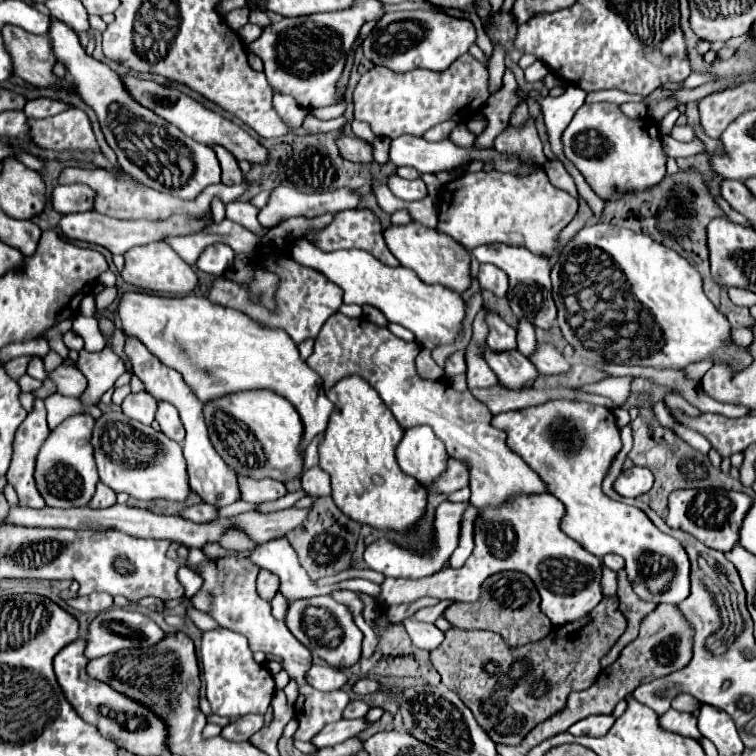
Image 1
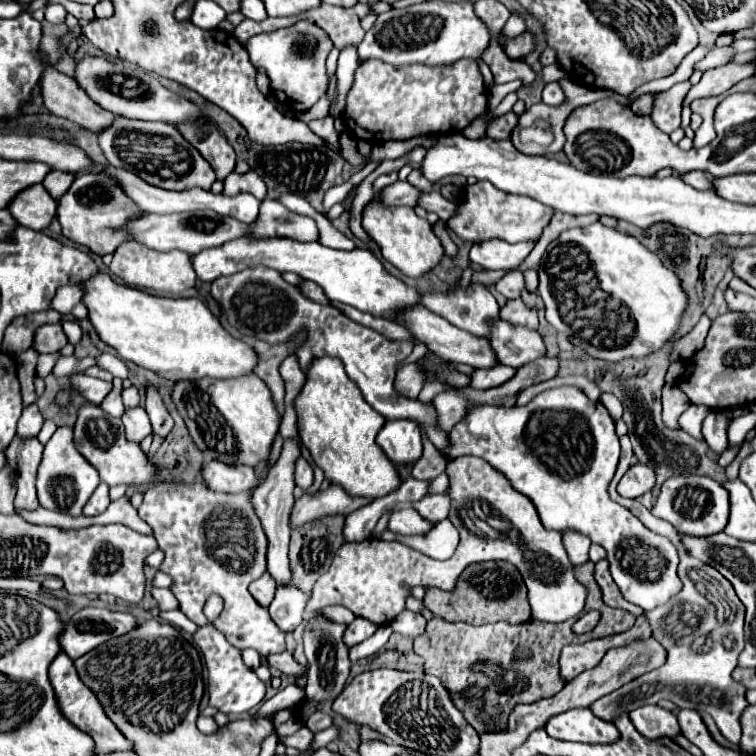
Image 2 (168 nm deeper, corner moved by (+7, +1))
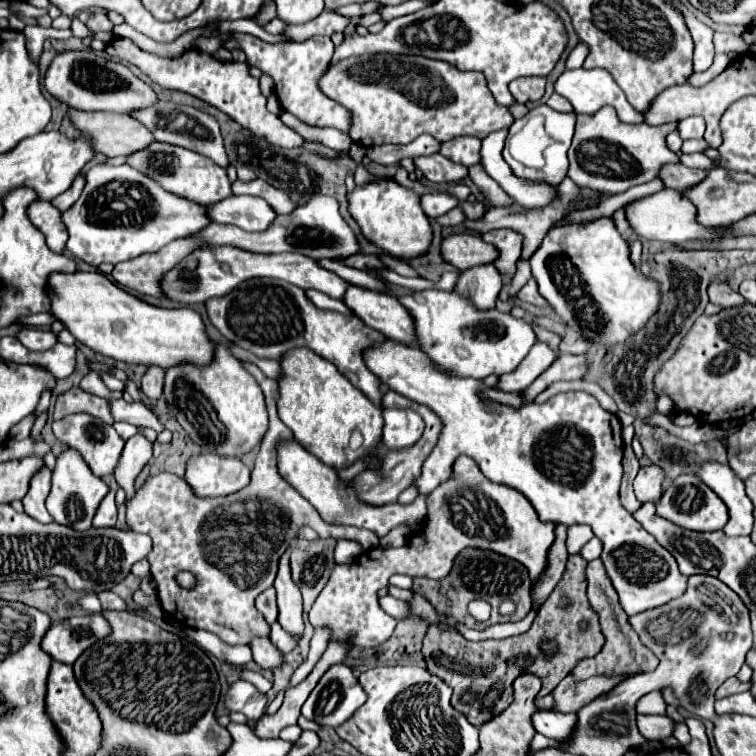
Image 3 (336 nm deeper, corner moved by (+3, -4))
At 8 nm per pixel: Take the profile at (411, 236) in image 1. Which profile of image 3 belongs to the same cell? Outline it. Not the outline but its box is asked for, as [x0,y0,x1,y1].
[347,177,431,259]

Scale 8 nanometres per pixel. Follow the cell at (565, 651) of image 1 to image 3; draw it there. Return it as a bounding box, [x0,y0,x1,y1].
[423,555,605,727]

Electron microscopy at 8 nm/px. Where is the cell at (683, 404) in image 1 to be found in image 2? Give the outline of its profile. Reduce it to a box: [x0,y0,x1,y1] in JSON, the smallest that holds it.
[703,412,729,454]

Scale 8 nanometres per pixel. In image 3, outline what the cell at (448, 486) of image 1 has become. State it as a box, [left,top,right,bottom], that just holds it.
[335,541,361,563]

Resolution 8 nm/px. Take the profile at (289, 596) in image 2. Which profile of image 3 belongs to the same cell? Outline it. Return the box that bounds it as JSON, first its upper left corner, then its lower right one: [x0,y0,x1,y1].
[269,623,297,655]

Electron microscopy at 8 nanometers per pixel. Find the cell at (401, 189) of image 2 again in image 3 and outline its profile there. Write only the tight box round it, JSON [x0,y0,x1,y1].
[421,193,459,217]

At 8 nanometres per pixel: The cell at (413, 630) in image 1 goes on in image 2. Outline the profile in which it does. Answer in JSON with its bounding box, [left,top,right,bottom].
[393,610,427,638]

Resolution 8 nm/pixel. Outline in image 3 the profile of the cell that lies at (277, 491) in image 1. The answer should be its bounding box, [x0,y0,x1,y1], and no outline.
[185,453,249,497]

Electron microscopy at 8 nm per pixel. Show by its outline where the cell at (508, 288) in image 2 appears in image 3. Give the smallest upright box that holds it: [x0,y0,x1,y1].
[519,279,547,307]

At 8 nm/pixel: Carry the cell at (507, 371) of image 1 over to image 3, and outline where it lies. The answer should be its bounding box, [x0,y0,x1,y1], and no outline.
[341,285,415,345]

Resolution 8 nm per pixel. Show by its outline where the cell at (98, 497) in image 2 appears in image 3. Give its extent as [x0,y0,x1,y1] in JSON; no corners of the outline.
[93,491,117,527]

